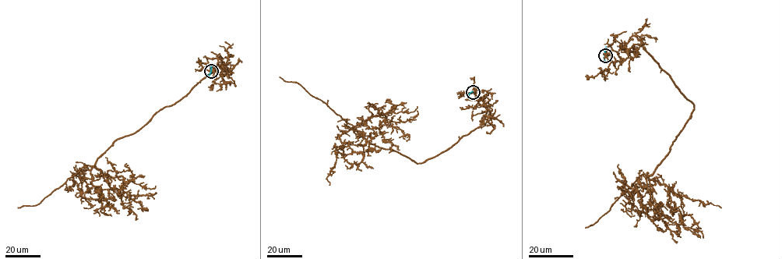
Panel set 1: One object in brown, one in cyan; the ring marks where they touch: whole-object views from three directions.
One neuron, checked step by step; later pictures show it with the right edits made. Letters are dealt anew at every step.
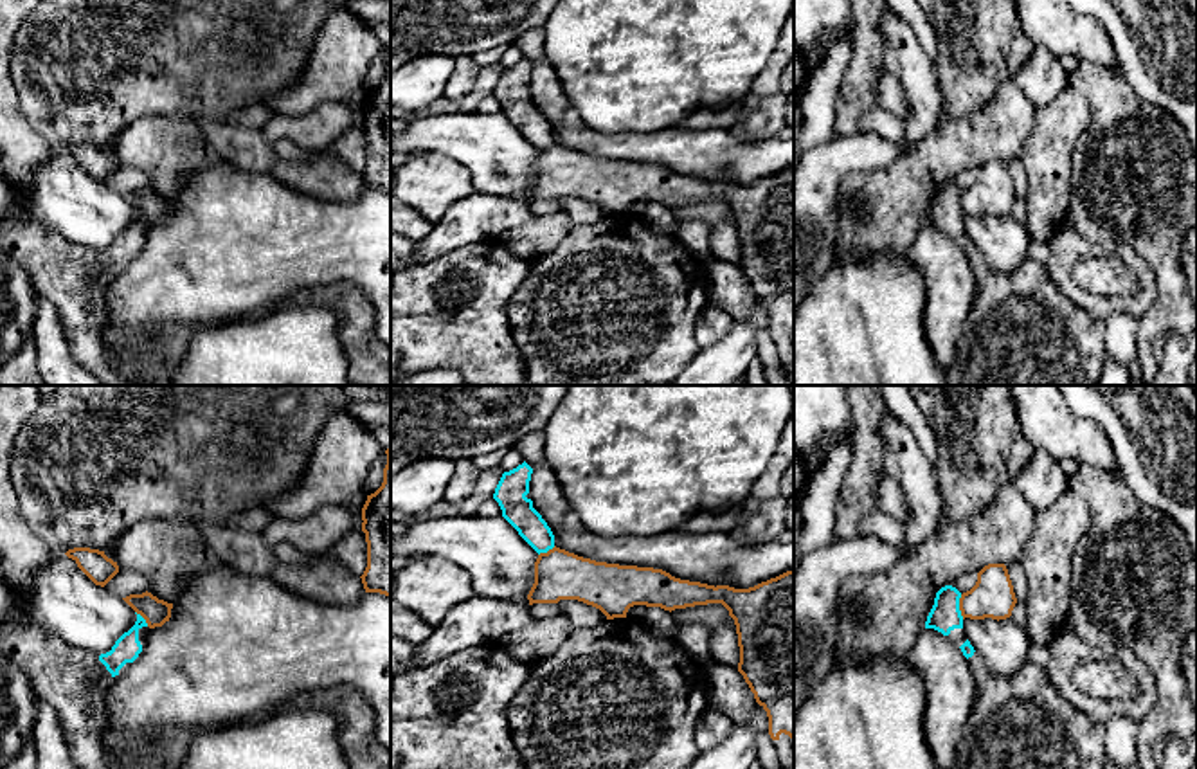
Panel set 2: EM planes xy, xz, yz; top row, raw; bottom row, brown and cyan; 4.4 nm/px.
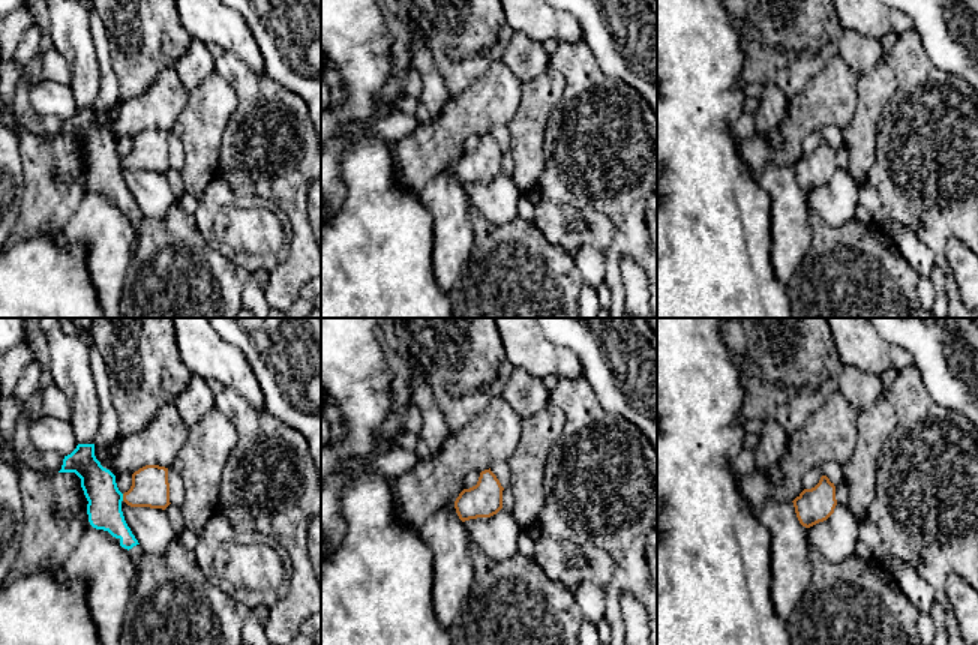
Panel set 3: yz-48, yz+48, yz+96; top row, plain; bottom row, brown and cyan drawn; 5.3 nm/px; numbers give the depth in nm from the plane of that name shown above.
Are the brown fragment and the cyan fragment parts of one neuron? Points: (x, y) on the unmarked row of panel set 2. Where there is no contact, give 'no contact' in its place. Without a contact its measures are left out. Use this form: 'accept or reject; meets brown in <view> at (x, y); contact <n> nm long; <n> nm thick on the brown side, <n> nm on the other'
reject; meets brown in yz at (960, 204); contact 110 nm long; 190 nm thick on the brown side, 140 nm on the other

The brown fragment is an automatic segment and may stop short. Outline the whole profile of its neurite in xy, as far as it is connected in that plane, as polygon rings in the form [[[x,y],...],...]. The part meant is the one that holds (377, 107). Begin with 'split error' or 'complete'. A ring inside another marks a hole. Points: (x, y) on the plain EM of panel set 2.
complete; [[[391,45],[385,50],[383,79],[362,104],[367,164],[360,175],[365,189],[391,193]]]

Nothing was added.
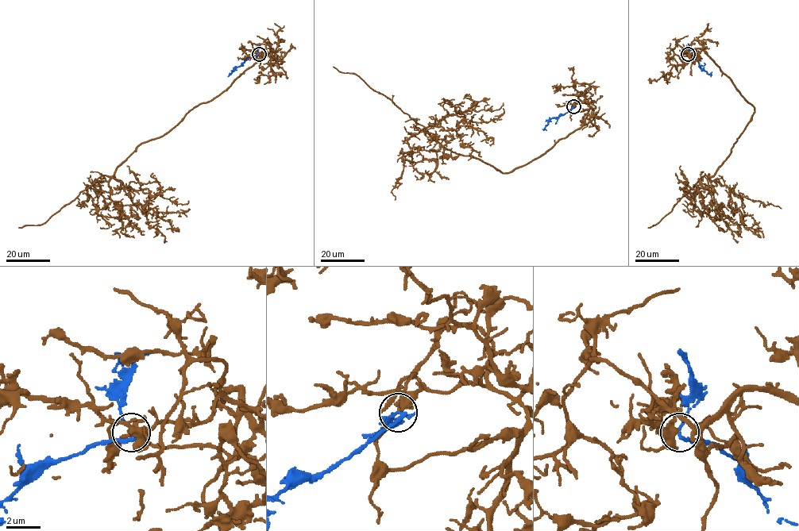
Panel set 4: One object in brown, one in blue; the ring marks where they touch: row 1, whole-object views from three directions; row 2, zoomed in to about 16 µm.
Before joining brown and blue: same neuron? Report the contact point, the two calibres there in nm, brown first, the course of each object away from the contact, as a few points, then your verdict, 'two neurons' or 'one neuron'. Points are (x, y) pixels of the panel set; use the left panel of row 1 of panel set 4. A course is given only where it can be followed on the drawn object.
at (259, 54); 320 nm thick on the brown side, 170 nm on the other; brown runs (259, 54), (275, 52), (93, 185), (122, 211), (99, 214), (109, 226), (100, 227); blue runs (259, 54), (247, 58), (230, 74), (231, 71); two neurons

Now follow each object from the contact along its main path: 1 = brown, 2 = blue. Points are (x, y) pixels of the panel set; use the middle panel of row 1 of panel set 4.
1: (573, 106), (589, 108), (585, 123), (508, 172), (425, 128), (408, 144), (437, 158), (414, 175)
2: (573, 106), (566, 113), (551, 118), (544, 128), (546, 130)

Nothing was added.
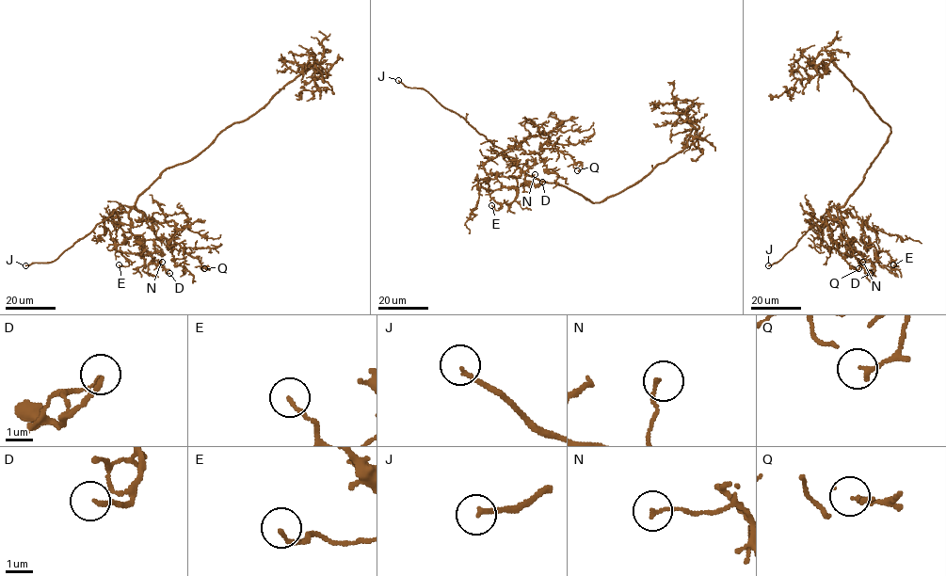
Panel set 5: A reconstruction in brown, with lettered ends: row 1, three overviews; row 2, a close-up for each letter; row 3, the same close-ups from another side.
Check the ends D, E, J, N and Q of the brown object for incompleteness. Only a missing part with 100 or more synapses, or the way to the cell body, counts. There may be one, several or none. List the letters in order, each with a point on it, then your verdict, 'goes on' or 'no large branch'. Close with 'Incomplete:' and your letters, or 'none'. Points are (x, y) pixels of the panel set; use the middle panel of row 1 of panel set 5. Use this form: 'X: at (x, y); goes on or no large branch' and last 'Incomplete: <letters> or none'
D: at (542, 182); no large branch
E: at (491, 205); no large branch
J: at (398, 80); goes on
N: at (535, 174); no large branch
Q: at (577, 170); no large branch
Incomplete: J

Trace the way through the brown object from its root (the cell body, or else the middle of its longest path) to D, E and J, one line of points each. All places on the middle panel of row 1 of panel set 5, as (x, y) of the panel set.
D: (580, 195), (528, 176), (501, 152), (516, 159), (525, 180), (537, 186), (542, 182)
E: (580, 195), (528, 176), (502, 152), (483, 168), (518, 185), (495, 189), (489, 197), (502, 207), (491, 205)
J: (580, 195), (528, 176), (462, 117), (444, 107), (424, 89), (406, 87), (398, 80)

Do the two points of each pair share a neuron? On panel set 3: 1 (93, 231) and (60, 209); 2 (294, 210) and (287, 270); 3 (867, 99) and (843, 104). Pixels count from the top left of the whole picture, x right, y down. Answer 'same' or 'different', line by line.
1: different
2: same
3: different

